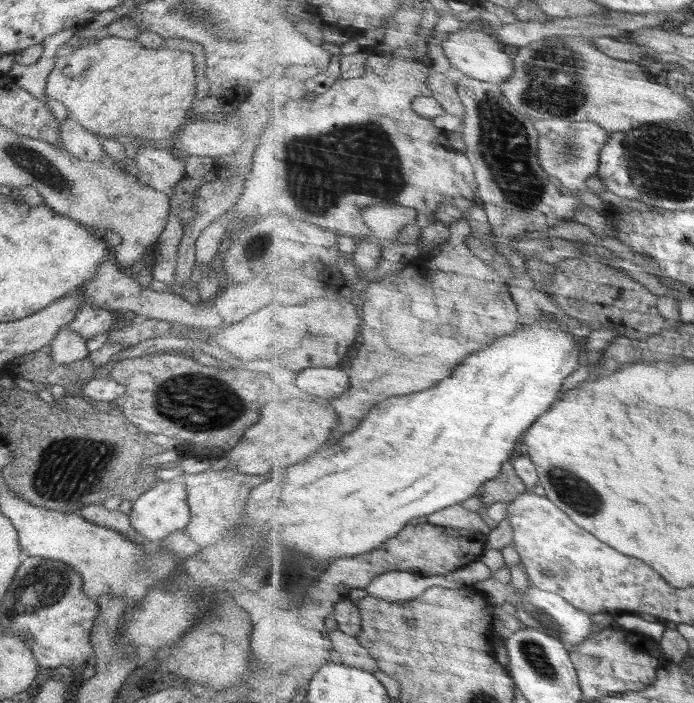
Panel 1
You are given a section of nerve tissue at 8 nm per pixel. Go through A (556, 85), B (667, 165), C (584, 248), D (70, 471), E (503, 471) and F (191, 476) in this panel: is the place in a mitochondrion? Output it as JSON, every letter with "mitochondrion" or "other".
{"A":"mitochondrion","B":"mitochondrion","C":"other","D":"mitochondrion","E":"other","F":"other"}

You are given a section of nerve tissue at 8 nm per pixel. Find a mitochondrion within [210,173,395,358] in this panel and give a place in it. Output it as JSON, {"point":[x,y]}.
{"point":[261,244]}

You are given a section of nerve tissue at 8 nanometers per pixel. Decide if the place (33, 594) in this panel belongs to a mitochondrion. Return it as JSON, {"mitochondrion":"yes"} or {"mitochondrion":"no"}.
{"mitochondrion":"yes"}

